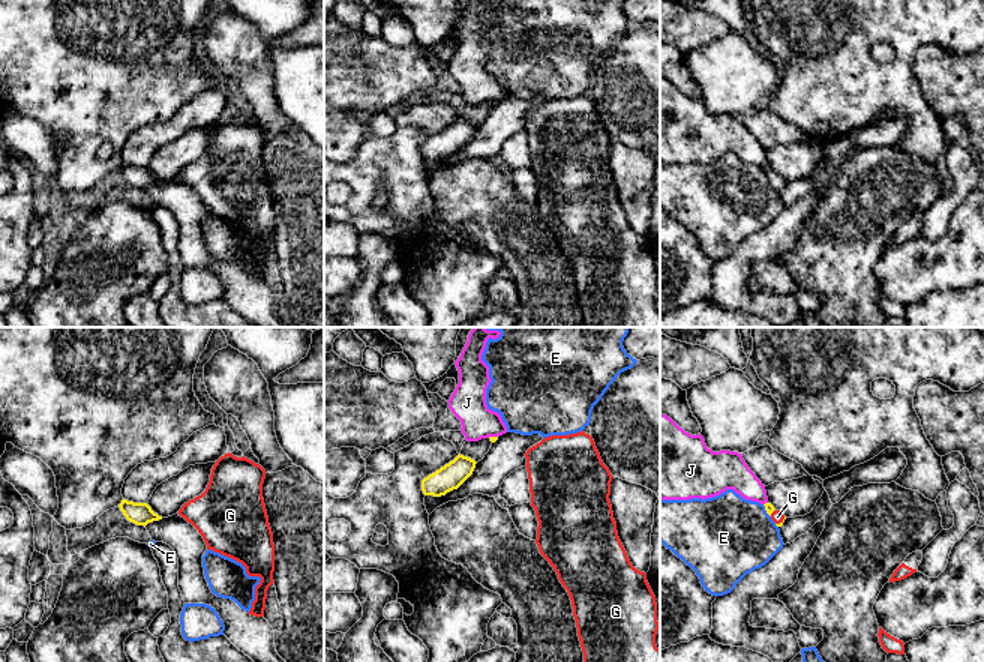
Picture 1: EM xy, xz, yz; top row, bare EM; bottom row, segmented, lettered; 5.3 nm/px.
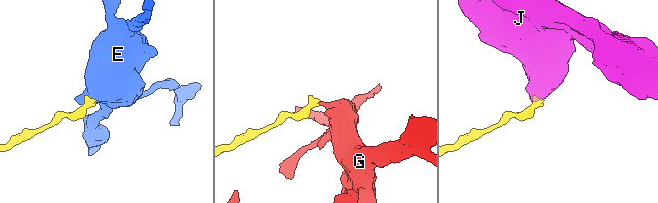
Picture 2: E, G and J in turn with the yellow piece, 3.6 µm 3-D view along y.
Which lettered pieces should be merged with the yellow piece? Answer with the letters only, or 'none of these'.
G

